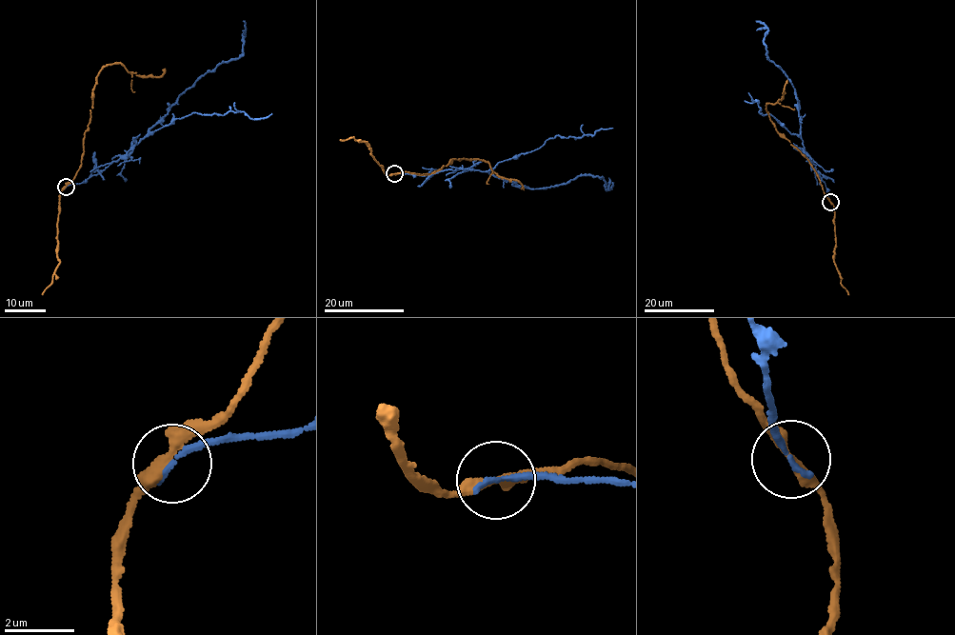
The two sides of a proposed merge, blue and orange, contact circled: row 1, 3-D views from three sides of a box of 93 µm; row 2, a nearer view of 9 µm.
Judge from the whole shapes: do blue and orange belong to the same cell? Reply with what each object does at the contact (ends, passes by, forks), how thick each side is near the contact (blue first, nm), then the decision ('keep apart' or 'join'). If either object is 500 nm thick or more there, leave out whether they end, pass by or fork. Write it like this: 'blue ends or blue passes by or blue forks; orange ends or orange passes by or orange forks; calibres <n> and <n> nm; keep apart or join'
blue ends; orange passes by; calibres 200 and 320 nm; keep apart

